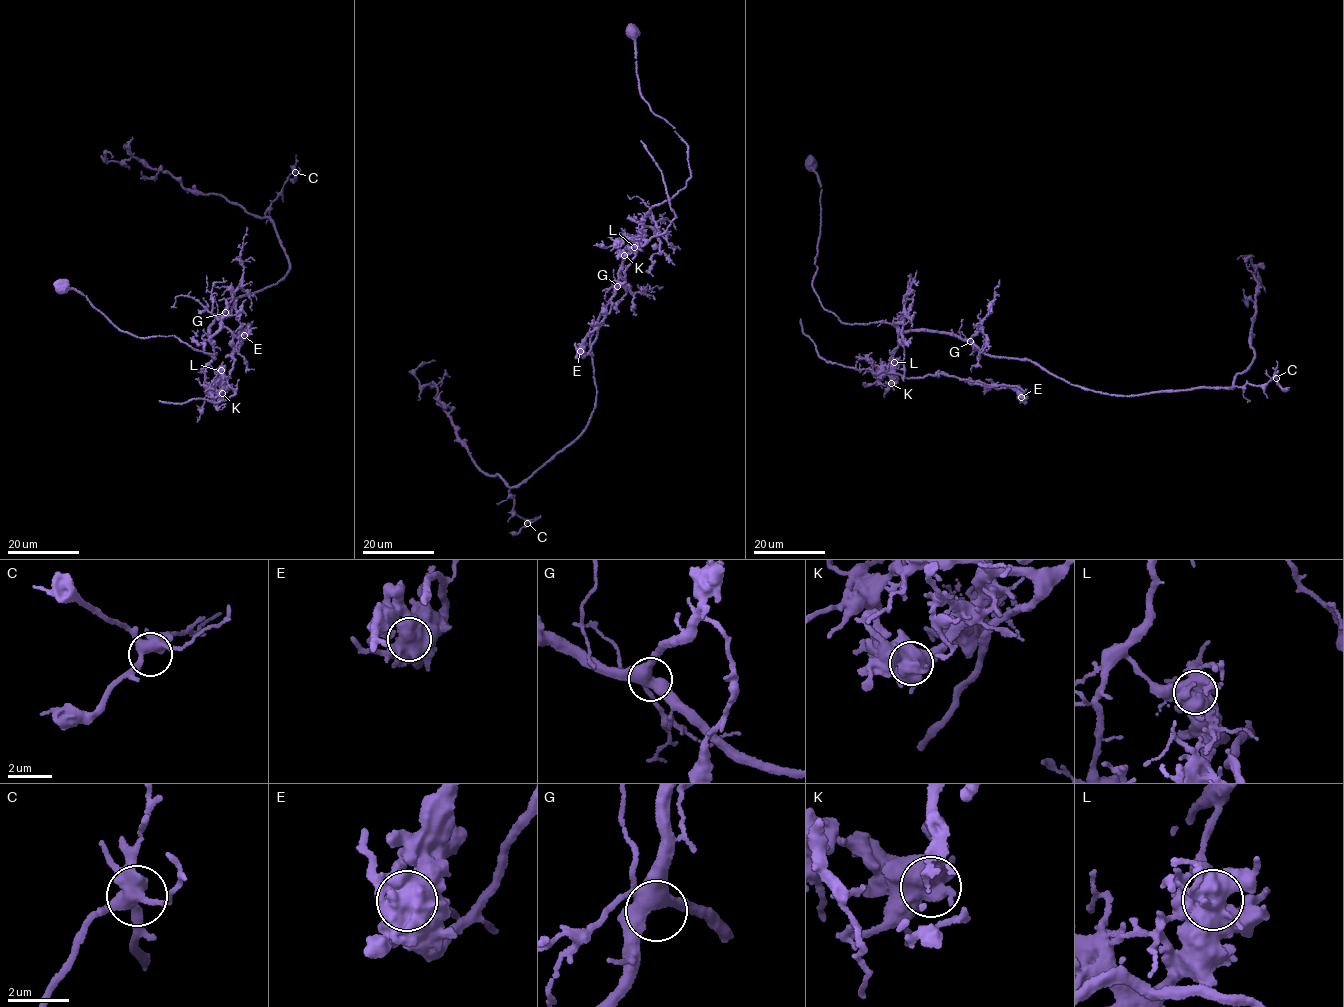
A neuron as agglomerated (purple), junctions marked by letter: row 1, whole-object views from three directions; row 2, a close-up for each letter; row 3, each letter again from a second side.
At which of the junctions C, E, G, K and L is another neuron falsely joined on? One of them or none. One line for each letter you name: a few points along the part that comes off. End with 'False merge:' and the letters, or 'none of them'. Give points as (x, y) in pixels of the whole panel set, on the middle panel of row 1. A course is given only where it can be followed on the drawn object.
L: (635, 247), (635, 255), (625, 271), (625, 281), (612, 297), (610, 312), (585, 337), (575, 358)
False merge: L

